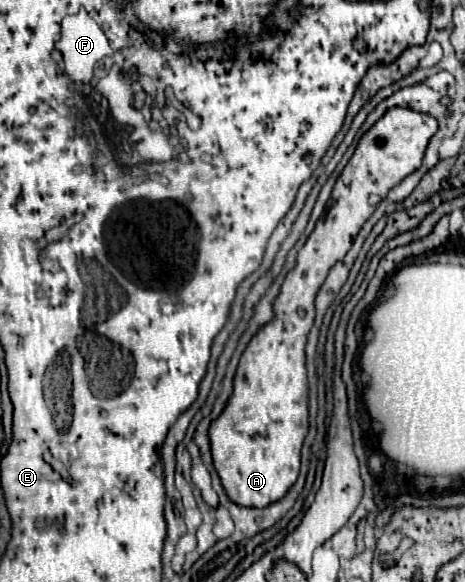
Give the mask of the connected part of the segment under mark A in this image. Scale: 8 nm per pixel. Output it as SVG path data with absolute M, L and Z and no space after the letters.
M391 107L385 111L385 115L361 137L357 143L357 149L349 163L345 165L343 173L339 175L331 201L335 201L327 213L317 221L313 233L309 235L305 247L297 253L297 265L287 273L279 295L273 301L273 319L265 323L249 341L243 359L239 361L235 379L233 379L233 393L229 397L229 403L225 405L223 413L211 423L209 427L209 441L211 441L211 453L213 453L213 465L219 467L219 479L225 487L225 493L229 499L243 507L265 507L277 499L281 499L287 489L297 481L299 475L299 453L303 437L307 435L309 423L307 423L307 369L305 369L305 343L307 333L315 319L315 295L319 287L323 285L329 269L345 257L345 253L351 249L353 239L357 237L363 223L371 217L375 211L375 205L369 203L369 195L379 195L379 199L385 199L389 189L393 189L401 179L411 175L415 169L419 169L425 147L429 139L437 131L437 121L427 115L419 113L409 107Z

